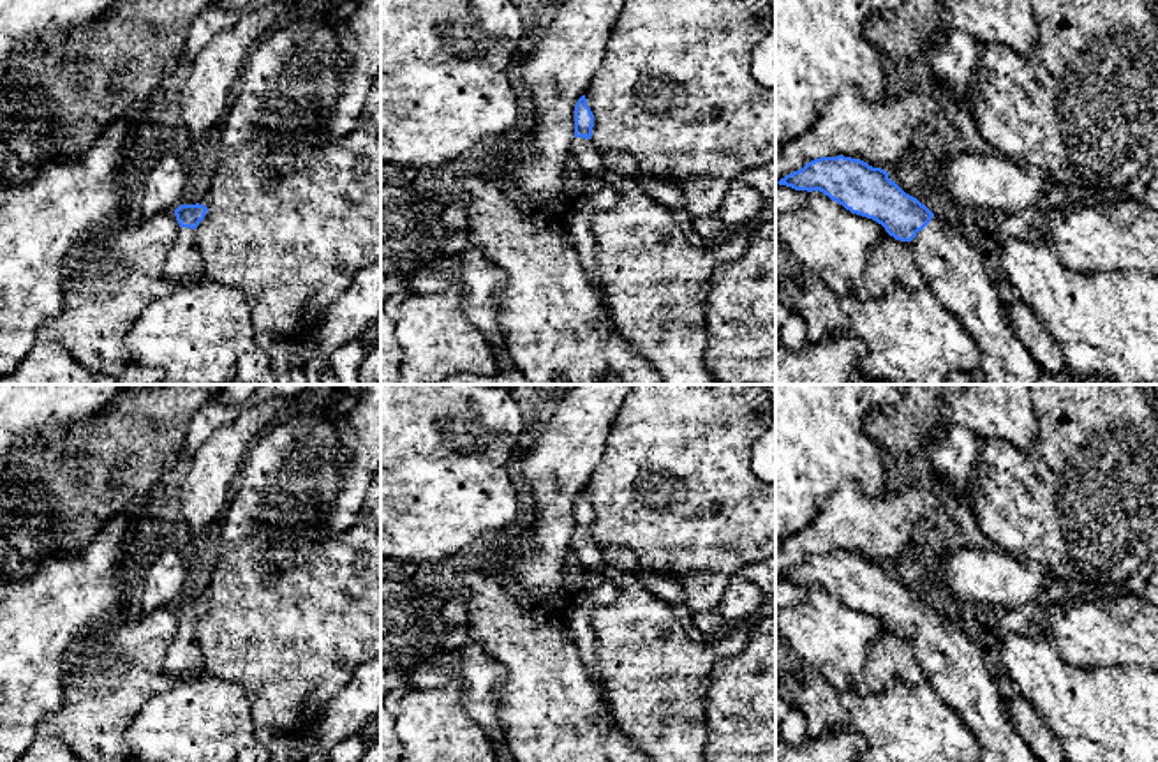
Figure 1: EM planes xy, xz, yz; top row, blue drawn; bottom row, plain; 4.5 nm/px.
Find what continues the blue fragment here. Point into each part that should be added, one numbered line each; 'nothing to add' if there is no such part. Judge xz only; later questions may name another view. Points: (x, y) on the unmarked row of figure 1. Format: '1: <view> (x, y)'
1: xz (586, 552)

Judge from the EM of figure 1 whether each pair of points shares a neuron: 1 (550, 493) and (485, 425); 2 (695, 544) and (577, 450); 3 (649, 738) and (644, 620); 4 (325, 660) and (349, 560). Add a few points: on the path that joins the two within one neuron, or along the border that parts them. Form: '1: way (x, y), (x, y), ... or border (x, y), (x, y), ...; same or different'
1: border (513, 470), (520, 484); different
2: border (612, 425), (607, 436), (607, 450), (582, 489); different
3: way (649, 708), (649, 665), (644, 649); same
4: way (325, 635), (325, 616), (349, 591), (349, 584); same

